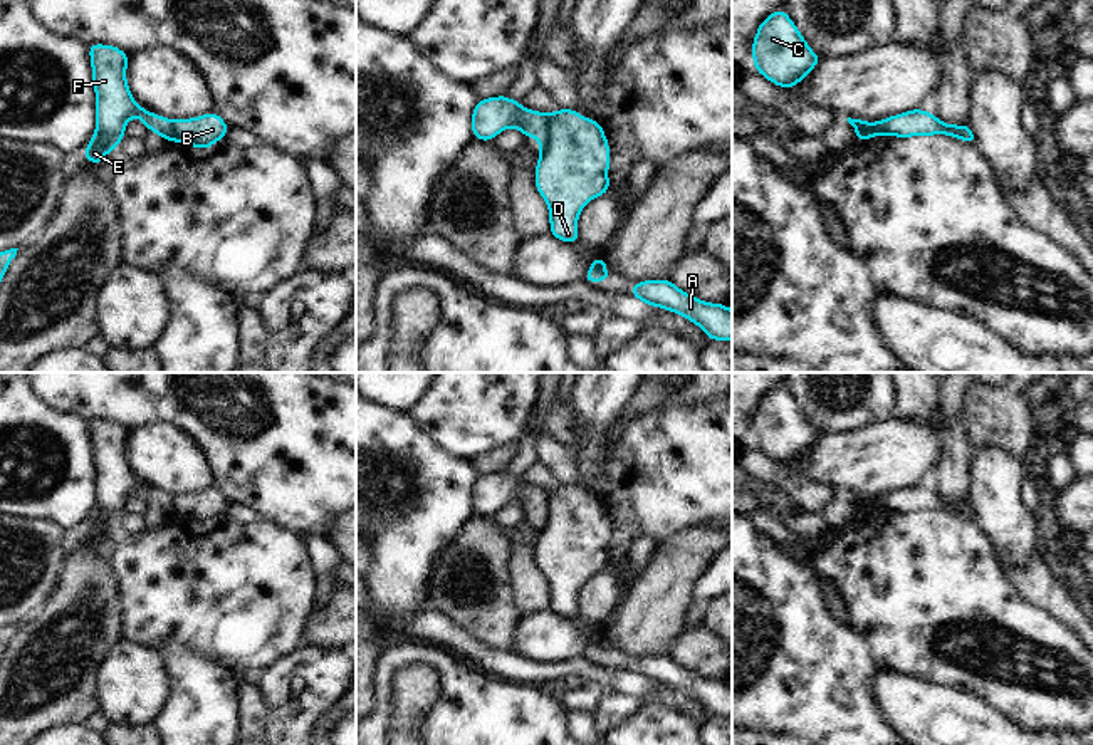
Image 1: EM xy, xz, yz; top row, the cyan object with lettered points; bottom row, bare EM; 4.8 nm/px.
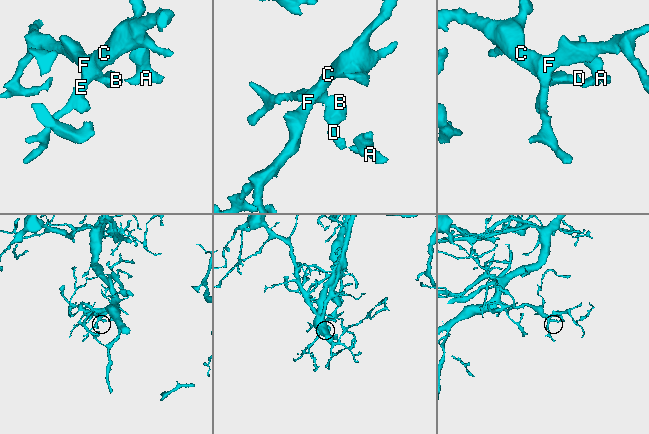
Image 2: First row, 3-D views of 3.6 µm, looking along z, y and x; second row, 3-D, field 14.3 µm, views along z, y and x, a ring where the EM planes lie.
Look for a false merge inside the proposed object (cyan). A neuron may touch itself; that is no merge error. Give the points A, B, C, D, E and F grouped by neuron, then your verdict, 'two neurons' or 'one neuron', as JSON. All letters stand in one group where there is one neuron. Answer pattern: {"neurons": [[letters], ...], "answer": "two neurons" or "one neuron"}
{"neurons": [["A", "B", "D"], ["C", "E", "F"]], "answer": "two neurons"}

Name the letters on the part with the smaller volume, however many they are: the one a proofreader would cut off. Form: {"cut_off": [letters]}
{"cut_off": ["A", "B", "D"]}

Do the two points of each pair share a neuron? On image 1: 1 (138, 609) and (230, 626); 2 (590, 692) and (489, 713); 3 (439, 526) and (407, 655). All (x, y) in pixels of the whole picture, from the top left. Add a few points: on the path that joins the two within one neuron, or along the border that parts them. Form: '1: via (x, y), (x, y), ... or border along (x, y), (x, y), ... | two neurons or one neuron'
1: via (162, 609), (207, 609) | one neuron
2: border along (559, 703), (566, 710) | two neurons
3: border along (417, 641), (397, 645), (381, 653) | two neurons

